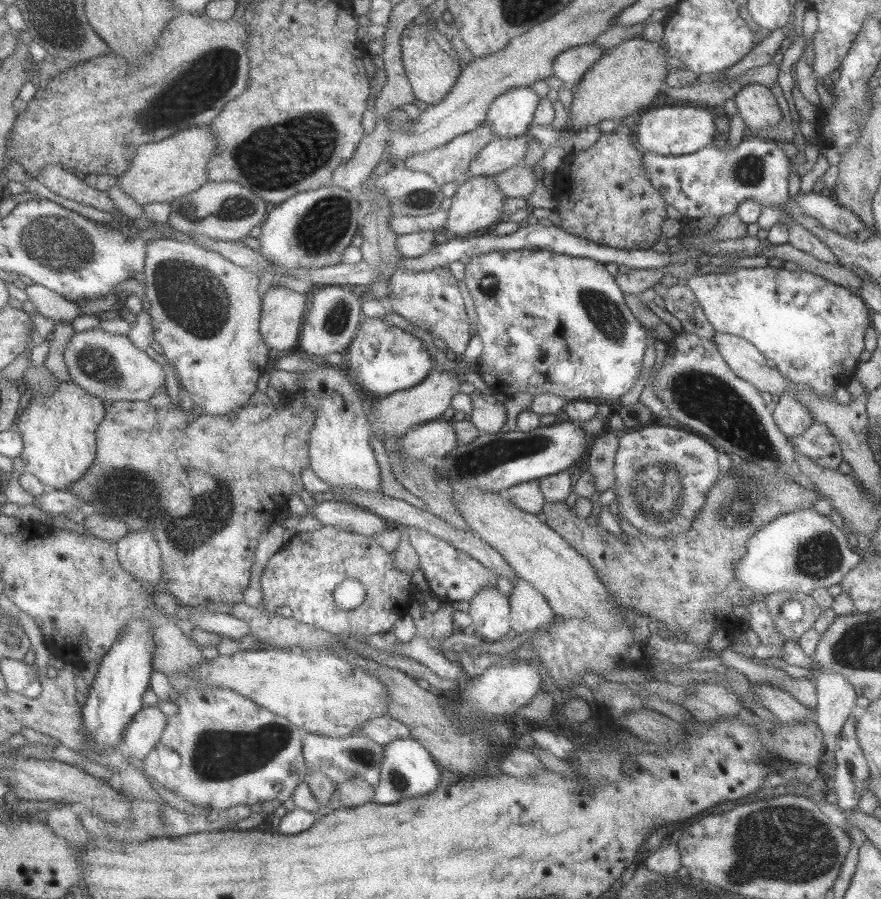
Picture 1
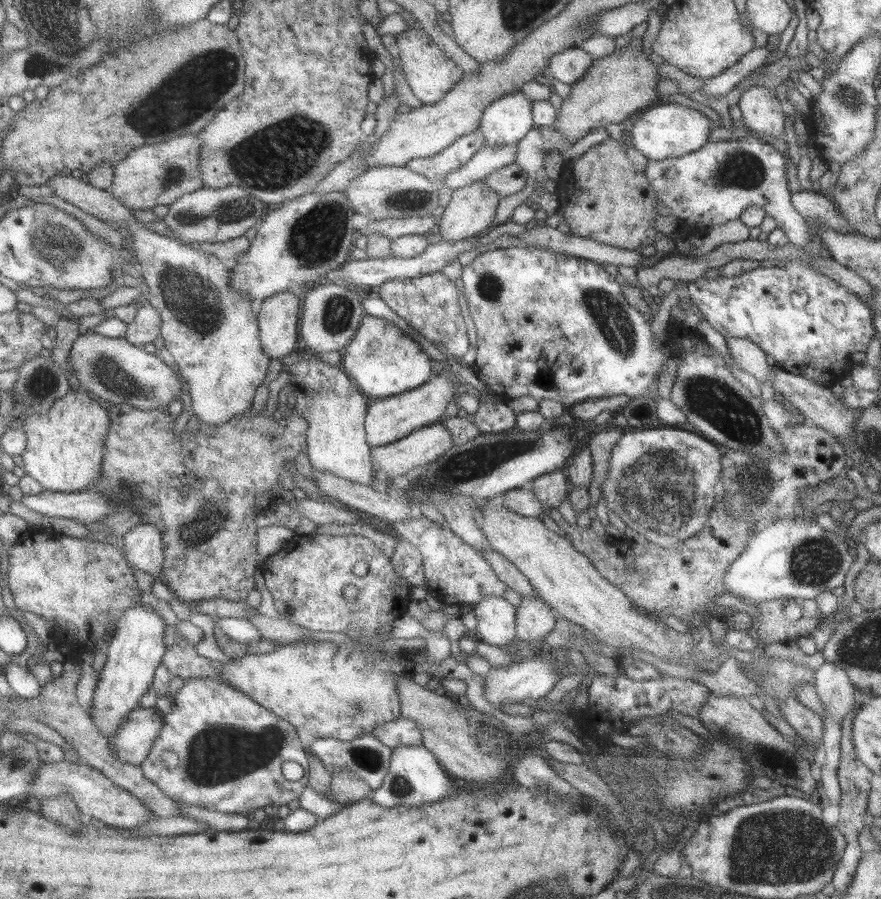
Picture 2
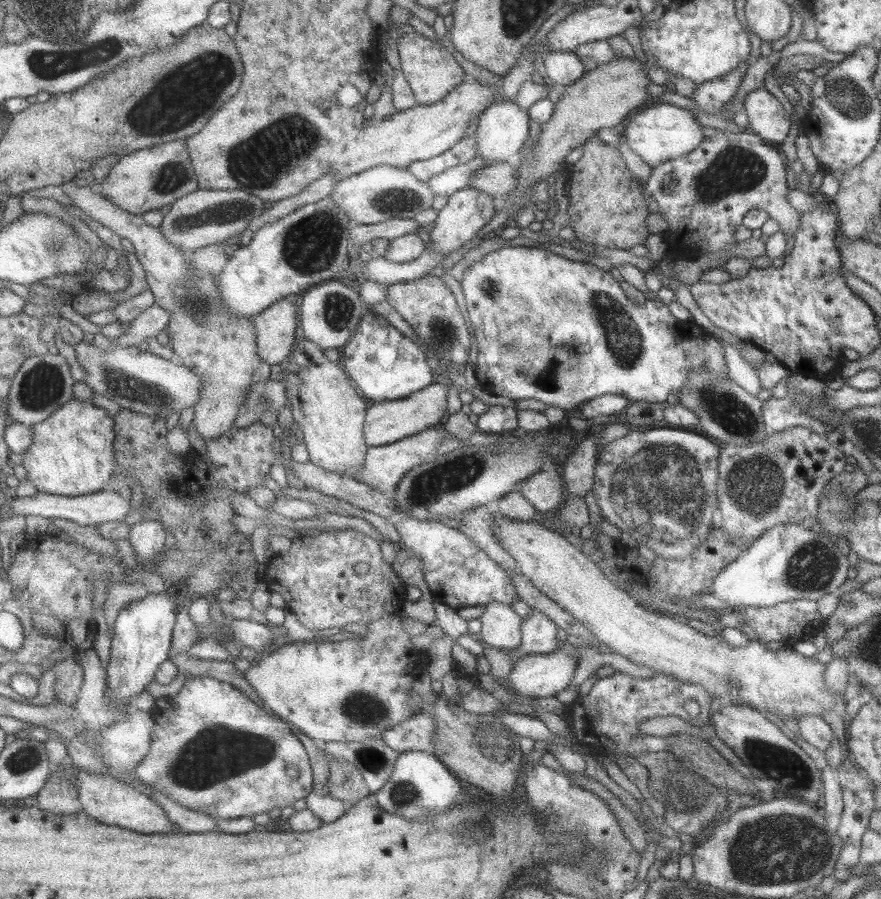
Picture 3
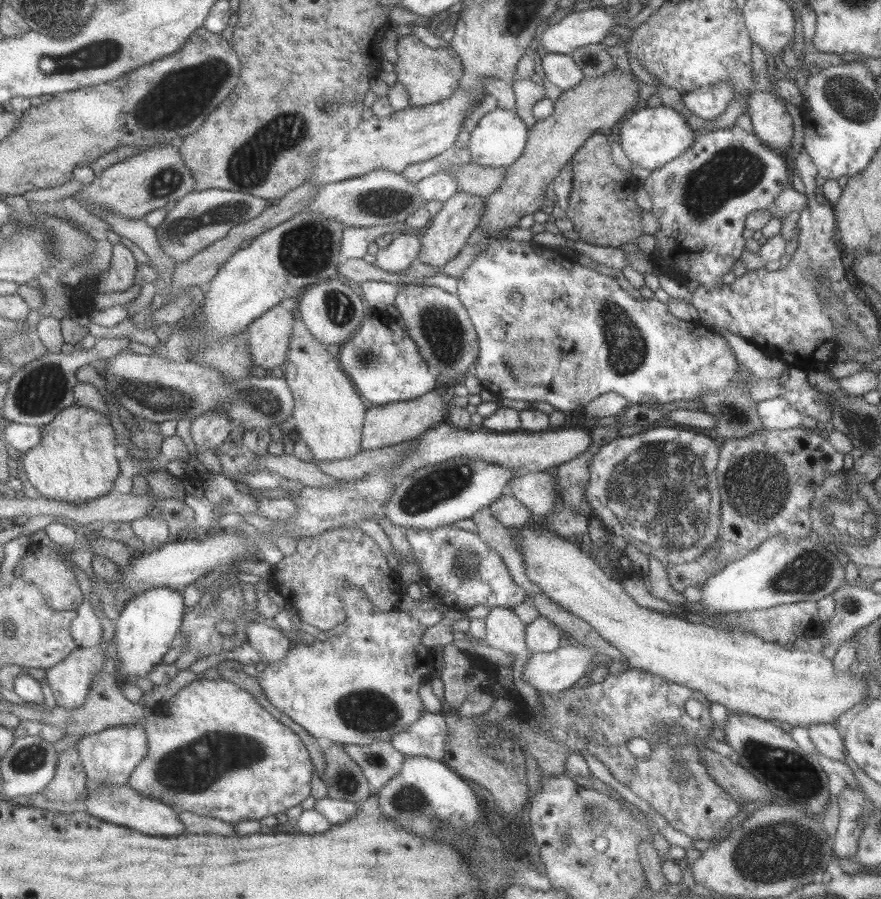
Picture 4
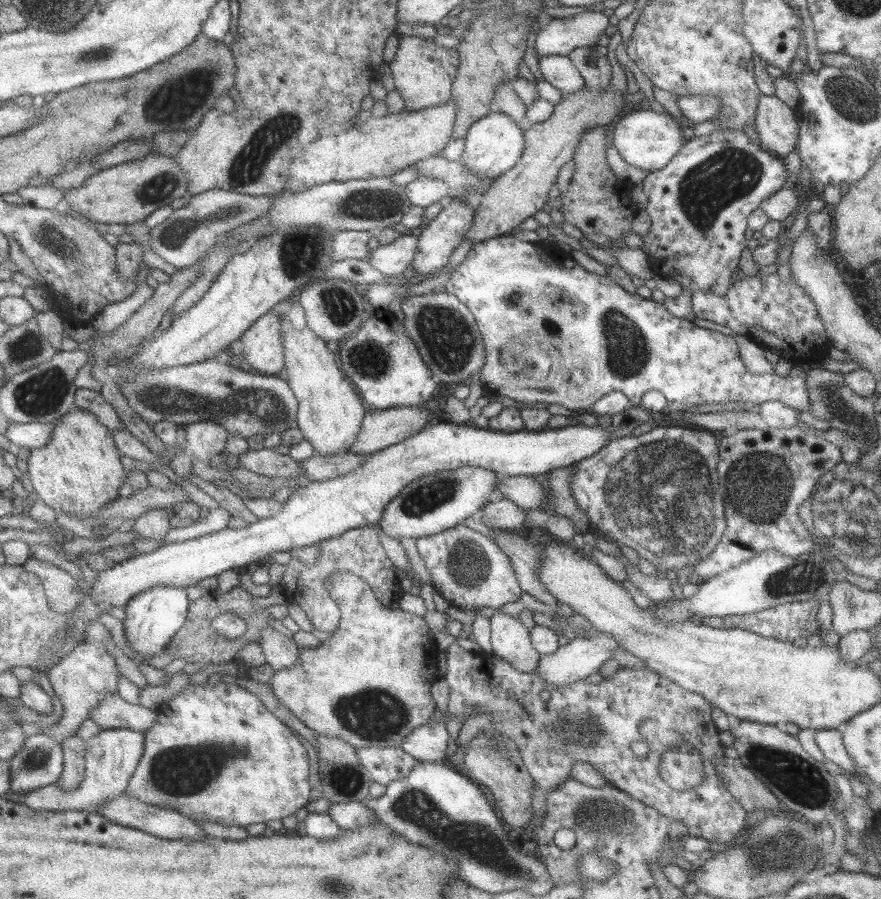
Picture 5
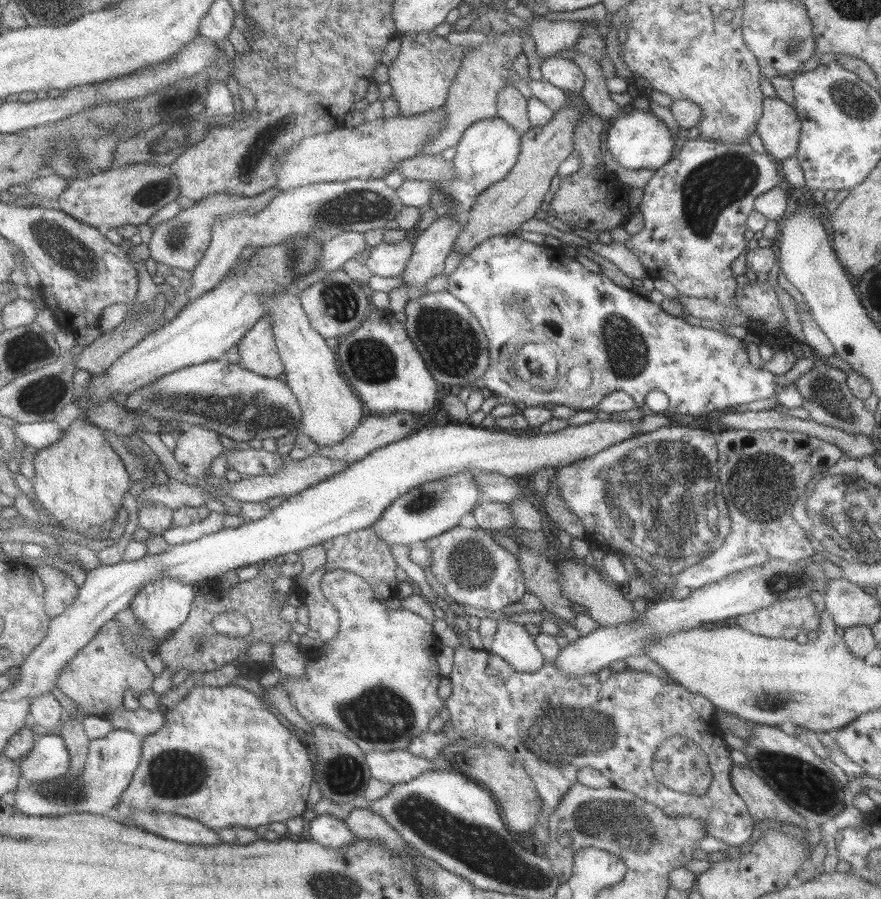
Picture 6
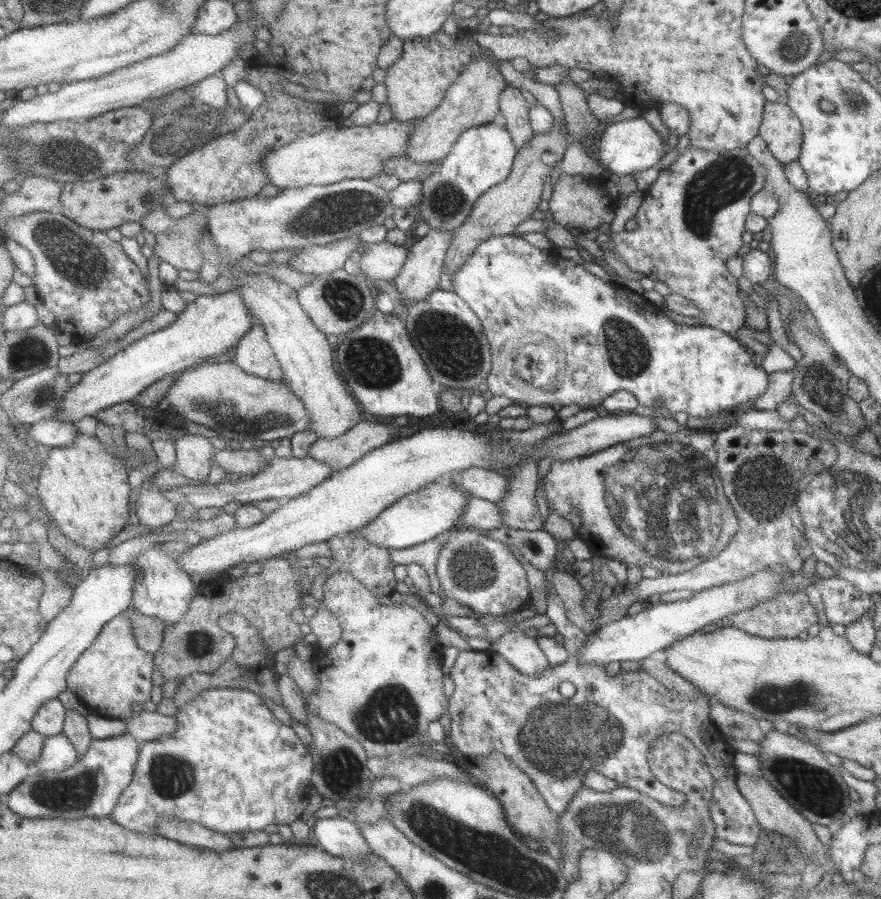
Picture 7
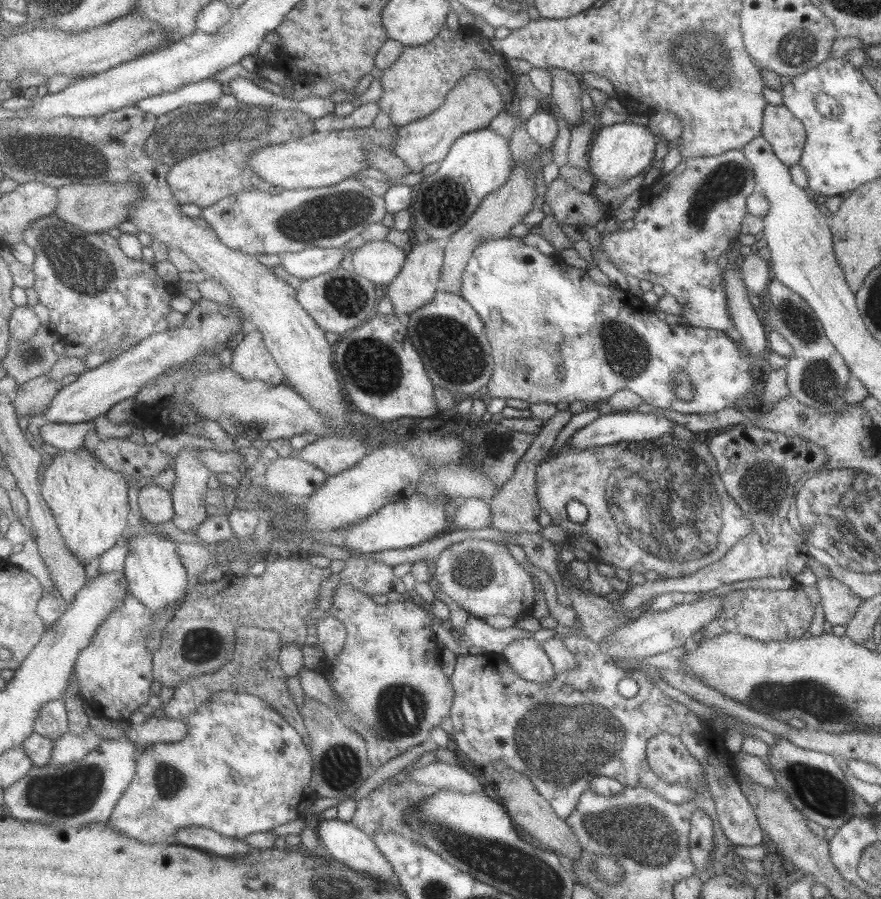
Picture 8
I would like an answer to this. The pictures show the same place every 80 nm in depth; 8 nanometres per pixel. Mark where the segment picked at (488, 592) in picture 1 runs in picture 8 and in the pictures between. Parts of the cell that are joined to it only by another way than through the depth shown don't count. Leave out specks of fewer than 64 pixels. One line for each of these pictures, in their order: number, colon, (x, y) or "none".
2: (495, 616)
3: (500, 626)
4: (504, 631)
5: (509, 639)
6: (511, 642)
7: (521, 652)
8: (524, 655)

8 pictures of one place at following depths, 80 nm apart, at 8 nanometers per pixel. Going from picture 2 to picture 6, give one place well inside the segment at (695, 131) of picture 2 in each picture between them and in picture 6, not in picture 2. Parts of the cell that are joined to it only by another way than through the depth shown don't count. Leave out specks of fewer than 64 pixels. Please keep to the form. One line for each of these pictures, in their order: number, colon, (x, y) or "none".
3: (663, 132)
4: (652, 136)
5: (647, 140)
6: (636, 140)

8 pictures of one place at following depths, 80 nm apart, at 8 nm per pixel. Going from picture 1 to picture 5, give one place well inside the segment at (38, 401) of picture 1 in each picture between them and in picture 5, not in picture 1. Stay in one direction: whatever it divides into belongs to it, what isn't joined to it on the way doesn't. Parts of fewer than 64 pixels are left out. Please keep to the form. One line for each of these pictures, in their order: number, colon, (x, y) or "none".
2: (66, 444)
3: (72, 454)
4: (76, 461)
5: (79, 473)

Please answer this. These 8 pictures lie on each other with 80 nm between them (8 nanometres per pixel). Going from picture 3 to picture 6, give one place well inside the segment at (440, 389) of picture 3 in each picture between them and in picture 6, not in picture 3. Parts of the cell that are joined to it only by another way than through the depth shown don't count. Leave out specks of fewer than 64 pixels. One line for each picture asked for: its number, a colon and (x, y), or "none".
4: (386, 425)
5: (382, 428)
6: (377, 430)

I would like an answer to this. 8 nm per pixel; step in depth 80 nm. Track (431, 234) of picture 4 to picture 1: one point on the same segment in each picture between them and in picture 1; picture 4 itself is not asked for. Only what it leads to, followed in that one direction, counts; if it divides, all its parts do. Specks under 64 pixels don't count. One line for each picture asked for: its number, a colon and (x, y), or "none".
1: (476, 203)
2: (469, 213)
3: (467, 210)

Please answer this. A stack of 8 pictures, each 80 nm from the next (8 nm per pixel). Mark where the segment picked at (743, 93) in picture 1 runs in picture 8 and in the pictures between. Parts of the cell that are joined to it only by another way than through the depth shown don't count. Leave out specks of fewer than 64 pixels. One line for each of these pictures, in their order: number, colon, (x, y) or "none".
2: (760, 111)
3: (766, 117)
4: (771, 123)
5: (775, 123)
6: (778, 127)
7: (780, 129)
8: (785, 134)

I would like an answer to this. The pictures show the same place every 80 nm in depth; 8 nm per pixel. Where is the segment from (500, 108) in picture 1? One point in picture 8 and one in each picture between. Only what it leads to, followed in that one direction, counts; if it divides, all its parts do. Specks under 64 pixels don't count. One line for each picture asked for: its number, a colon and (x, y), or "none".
2: (505, 121)
3: (501, 129)
4: (498, 139)
5: (494, 143)
6: (488, 149)
7: (482, 156)
8: (479, 161)

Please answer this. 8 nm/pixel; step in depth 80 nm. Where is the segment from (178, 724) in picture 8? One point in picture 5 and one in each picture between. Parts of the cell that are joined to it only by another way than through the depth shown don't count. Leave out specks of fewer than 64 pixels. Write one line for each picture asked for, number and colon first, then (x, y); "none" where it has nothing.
5: (111, 713)
6: (142, 721)
7: (146, 726)

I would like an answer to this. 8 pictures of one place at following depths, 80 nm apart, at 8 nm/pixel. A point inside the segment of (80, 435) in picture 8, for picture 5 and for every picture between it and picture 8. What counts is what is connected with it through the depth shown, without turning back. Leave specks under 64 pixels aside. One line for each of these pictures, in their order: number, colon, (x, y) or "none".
5: (36, 434)
6: (40, 435)
7: (50, 433)

